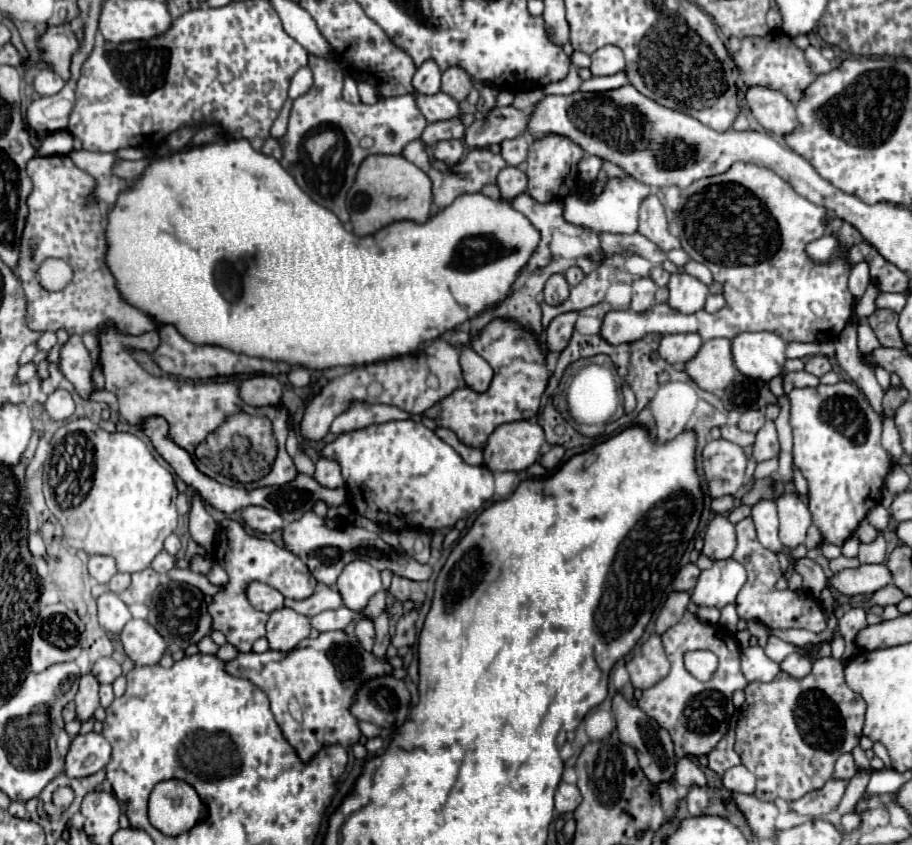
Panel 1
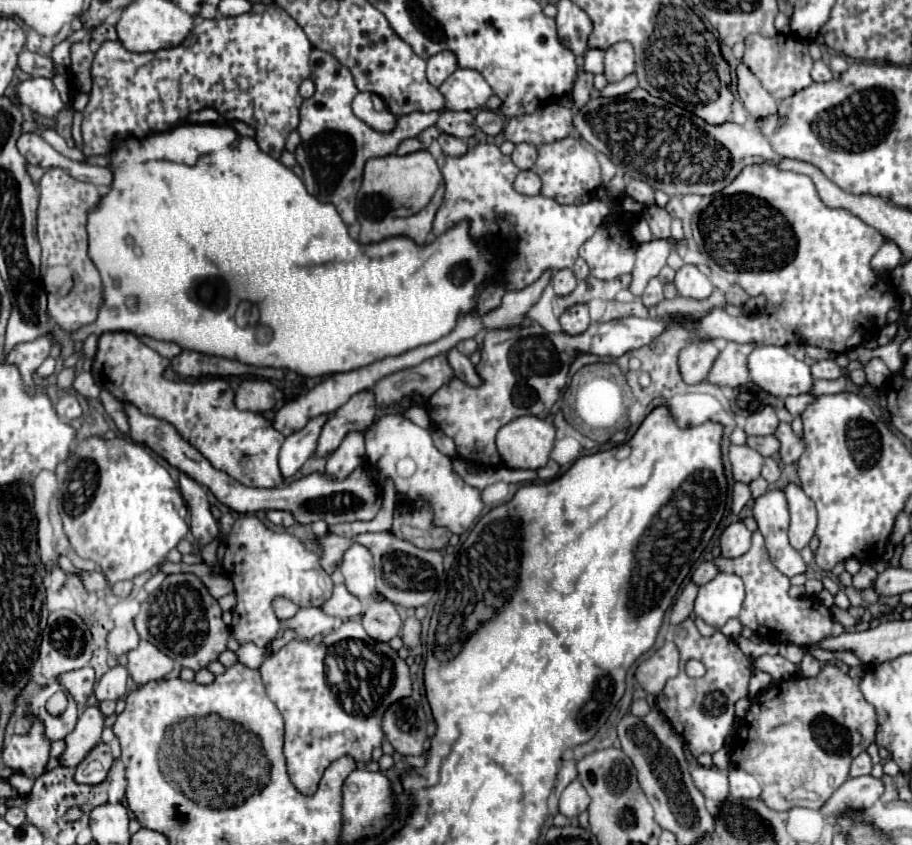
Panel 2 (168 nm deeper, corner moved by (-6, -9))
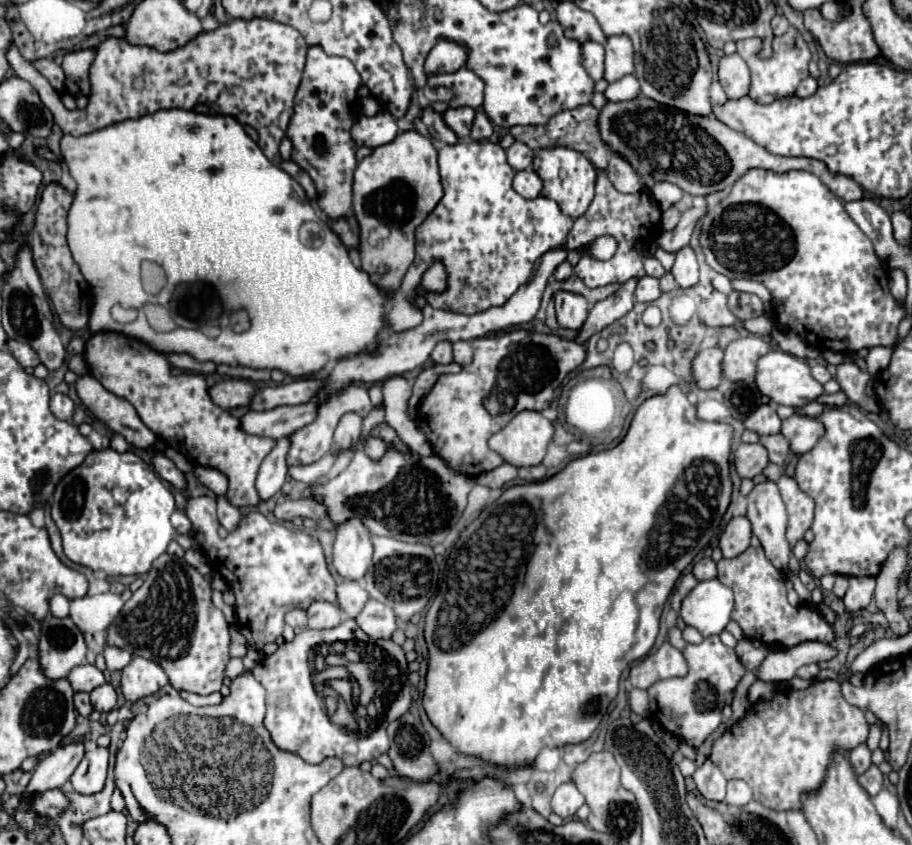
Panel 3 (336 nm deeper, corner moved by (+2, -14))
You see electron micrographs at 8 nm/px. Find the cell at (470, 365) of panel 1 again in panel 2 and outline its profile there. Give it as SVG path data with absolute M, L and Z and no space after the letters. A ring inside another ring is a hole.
M455 347L447 353L447 361L451 365L451 369L455 371L455 377L459 377L461 381L465 381L467 385L479 385L481 377L475 371L475 365L469 361L469 357L465 357L463 353L459 353Z

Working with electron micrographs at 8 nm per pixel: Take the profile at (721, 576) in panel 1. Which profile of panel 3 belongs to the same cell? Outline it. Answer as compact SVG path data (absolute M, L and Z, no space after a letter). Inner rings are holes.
M717 578L699 582L681 604L681 618L687 626L693 626L701 636L721 634L731 620L733 590L721 584Z

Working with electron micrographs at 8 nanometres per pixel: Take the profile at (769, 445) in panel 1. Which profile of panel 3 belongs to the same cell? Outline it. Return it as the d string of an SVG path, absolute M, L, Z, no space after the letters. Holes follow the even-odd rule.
M793 414L791 418L783 420L781 434L787 438L793 454L803 454L817 444L819 436L823 434L823 426L817 422L817 418Z

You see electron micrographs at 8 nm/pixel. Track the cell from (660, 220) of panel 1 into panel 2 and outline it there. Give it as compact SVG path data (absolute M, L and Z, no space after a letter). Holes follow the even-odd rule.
M629 179L625 191L627 191L627 195L631 195L637 203L645 203L645 205L653 205L653 203L655 203L655 199L653 199L653 195L655 195L653 187L647 185L647 183L643 183L643 181L639 181L639 179Z

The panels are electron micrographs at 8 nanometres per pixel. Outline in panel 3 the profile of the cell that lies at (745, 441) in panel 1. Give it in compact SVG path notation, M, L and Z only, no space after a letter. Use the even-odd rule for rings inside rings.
M773 434L773 436L761 436L759 444L763 444L769 452L769 462L781 466L789 454L789 448L787 448L787 440L783 440L781 434Z

